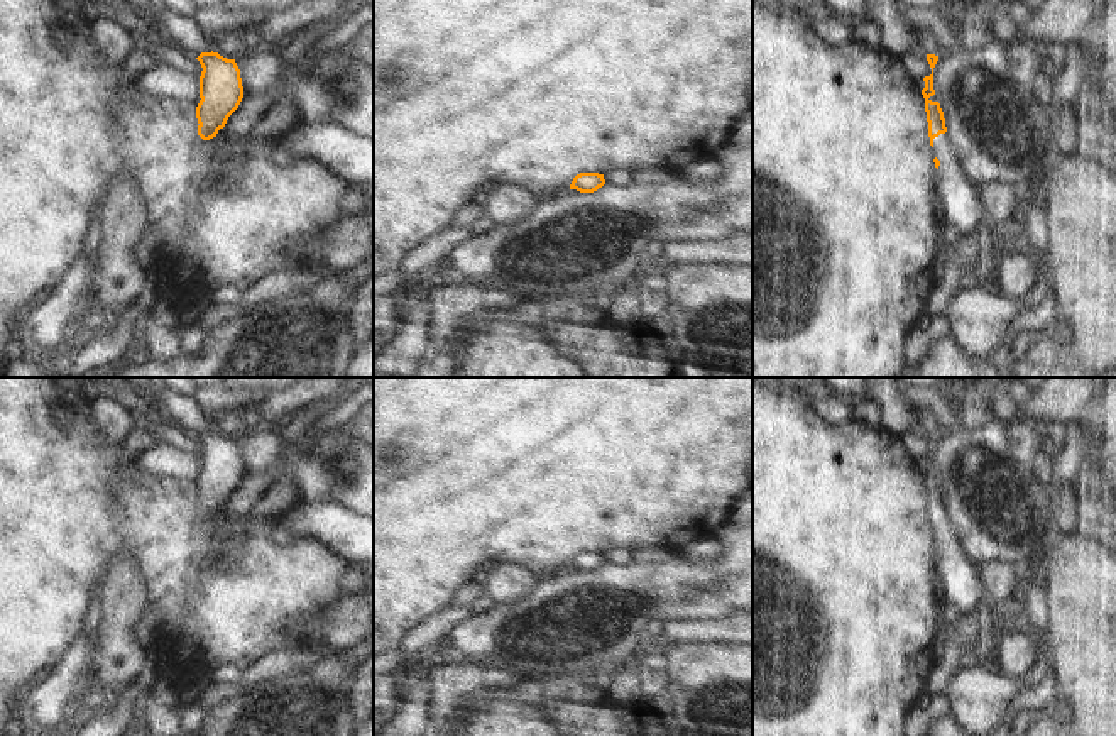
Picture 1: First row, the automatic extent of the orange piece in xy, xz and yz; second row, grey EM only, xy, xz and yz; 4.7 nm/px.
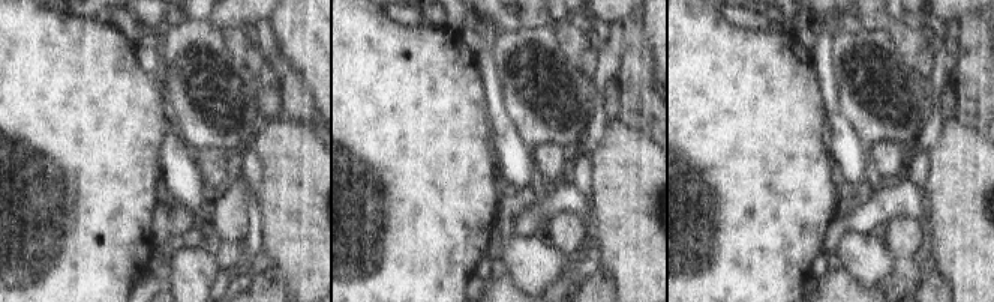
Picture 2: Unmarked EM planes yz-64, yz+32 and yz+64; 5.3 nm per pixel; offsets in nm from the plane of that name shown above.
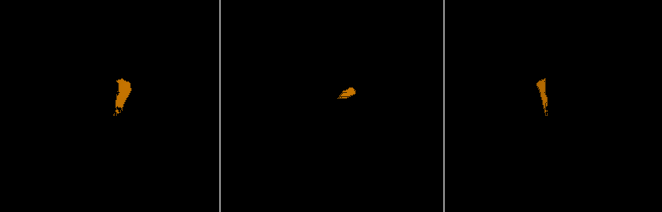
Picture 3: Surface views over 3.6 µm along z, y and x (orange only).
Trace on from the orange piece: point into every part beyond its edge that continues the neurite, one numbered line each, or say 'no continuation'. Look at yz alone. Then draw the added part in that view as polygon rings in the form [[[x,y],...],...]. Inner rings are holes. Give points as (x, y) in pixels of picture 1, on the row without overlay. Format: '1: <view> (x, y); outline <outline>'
1: yz (929, 422); outline [[[918,411],[918,413],[920,413],[920,423],[927,430],[927,433],[940,435],[940,426],[935,416],[930,411]]]
2: yz (959, 586); outline [[[940,513],[933,518],[933,535],[940,540],[937,548],[938,592],[944,607],[955,607],[960,614],[977,611],[981,596],[981,574],[971,565],[960,548],[960,541],[947,518]]]

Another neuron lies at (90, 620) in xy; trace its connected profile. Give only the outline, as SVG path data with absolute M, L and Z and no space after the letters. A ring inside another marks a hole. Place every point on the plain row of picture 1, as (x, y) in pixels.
M98 587L91 590L83 621L81 633L93 633L98 628Z

